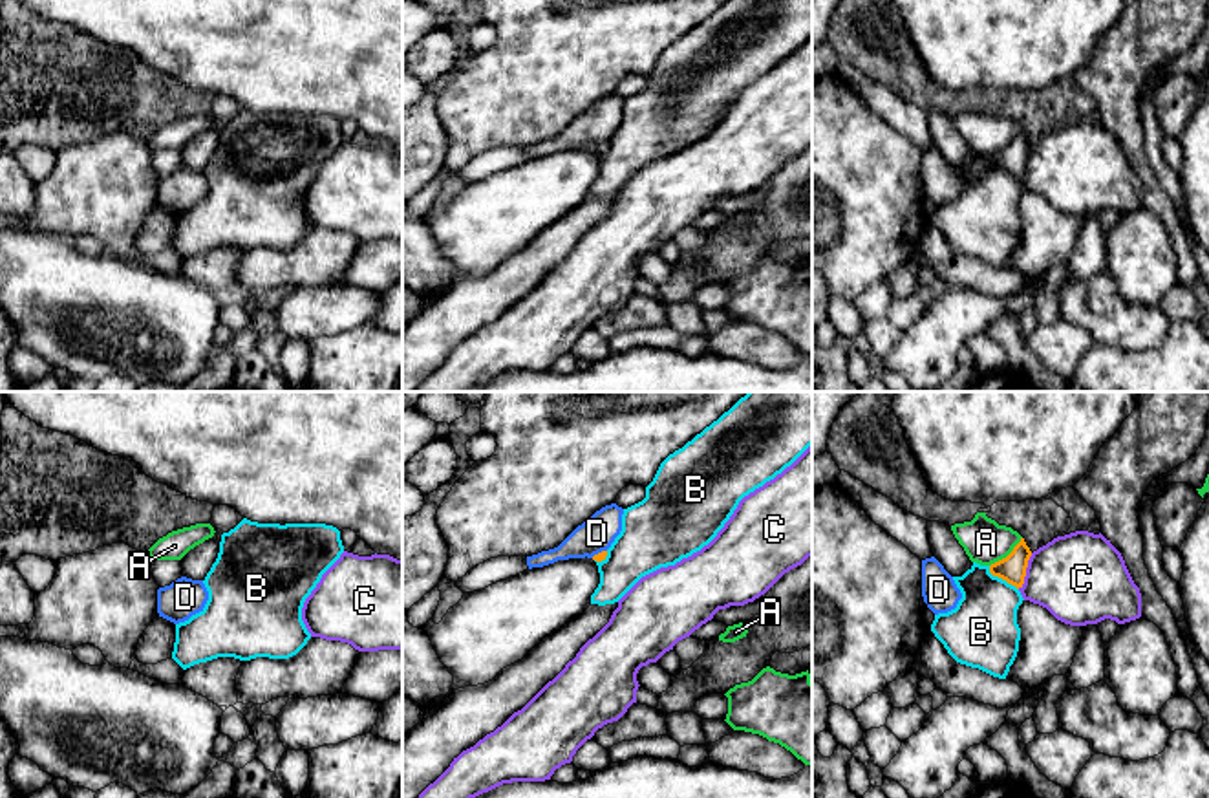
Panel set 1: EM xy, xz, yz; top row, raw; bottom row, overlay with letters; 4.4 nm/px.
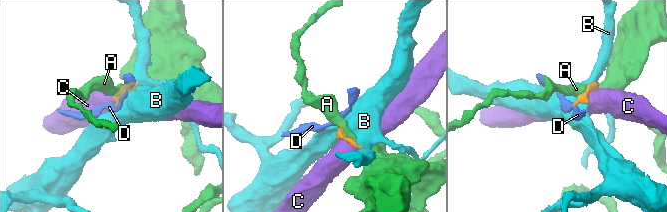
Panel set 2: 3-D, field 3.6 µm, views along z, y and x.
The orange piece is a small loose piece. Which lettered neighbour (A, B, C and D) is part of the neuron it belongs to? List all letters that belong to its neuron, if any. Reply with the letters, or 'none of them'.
D

